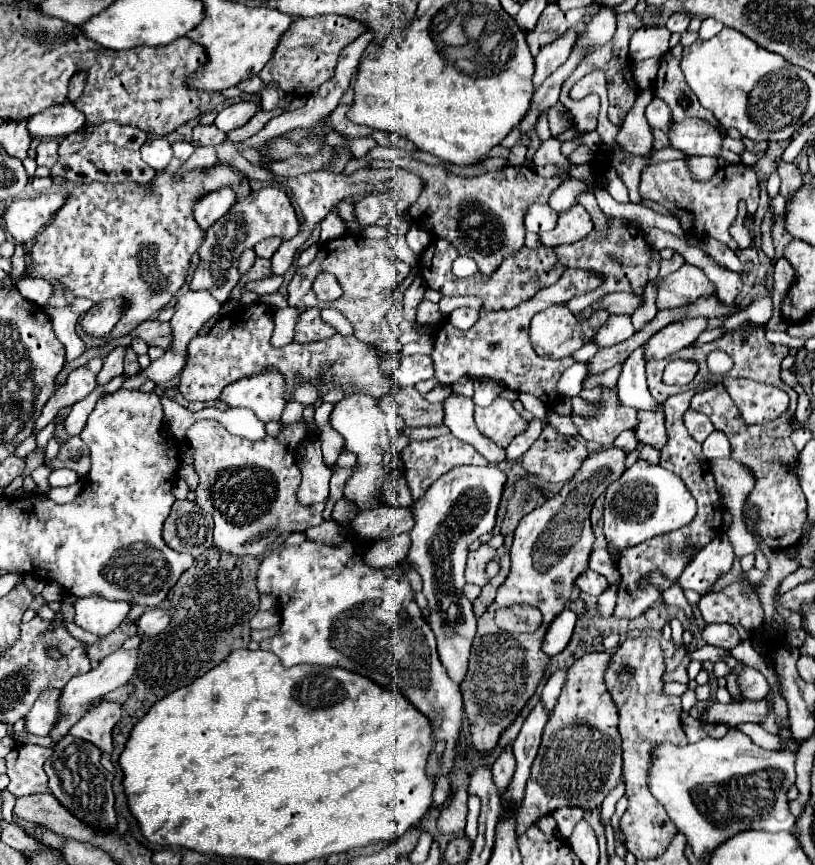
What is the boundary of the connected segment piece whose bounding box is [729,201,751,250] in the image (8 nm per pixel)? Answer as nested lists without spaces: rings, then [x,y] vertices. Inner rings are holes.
[[[744,201],[739,202],[739,214],[737,218],[733,220],[729,232],[733,236],[733,240],[739,244],[739,248],[749,248],[751,246],[751,236],[749,236],[749,230],[743,226],[743,220],[745,220],[745,214],[747,214],[747,206],[745,206]]]

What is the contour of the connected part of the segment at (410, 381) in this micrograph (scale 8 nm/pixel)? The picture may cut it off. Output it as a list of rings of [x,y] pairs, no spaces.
[[[415,354],[401,358],[401,364],[393,372],[399,386],[415,386],[417,382],[433,378],[433,358],[427,354]]]

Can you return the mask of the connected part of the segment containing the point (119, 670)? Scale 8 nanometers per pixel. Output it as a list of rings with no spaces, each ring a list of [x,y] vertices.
[[[119,650],[115,654],[109,654],[95,670],[83,674],[83,676],[77,676],[73,678],[71,686],[65,688],[65,694],[61,694],[61,710],[63,710],[63,718],[59,720],[59,724],[51,730],[51,736],[53,740],[61,740],[63,734],[81,718],[85,716],[85,710],[87,710],[87,704],[91,704],[93,700],[101,698],[103,694],[109,694],[113,692],[115,688],[123,686],[129,682],[129,678],[133,676],[133,670],[135,670],[135,662],[137,662],[137,650]]]

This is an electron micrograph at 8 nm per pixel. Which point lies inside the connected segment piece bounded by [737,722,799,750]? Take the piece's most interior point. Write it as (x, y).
(762, 738)

